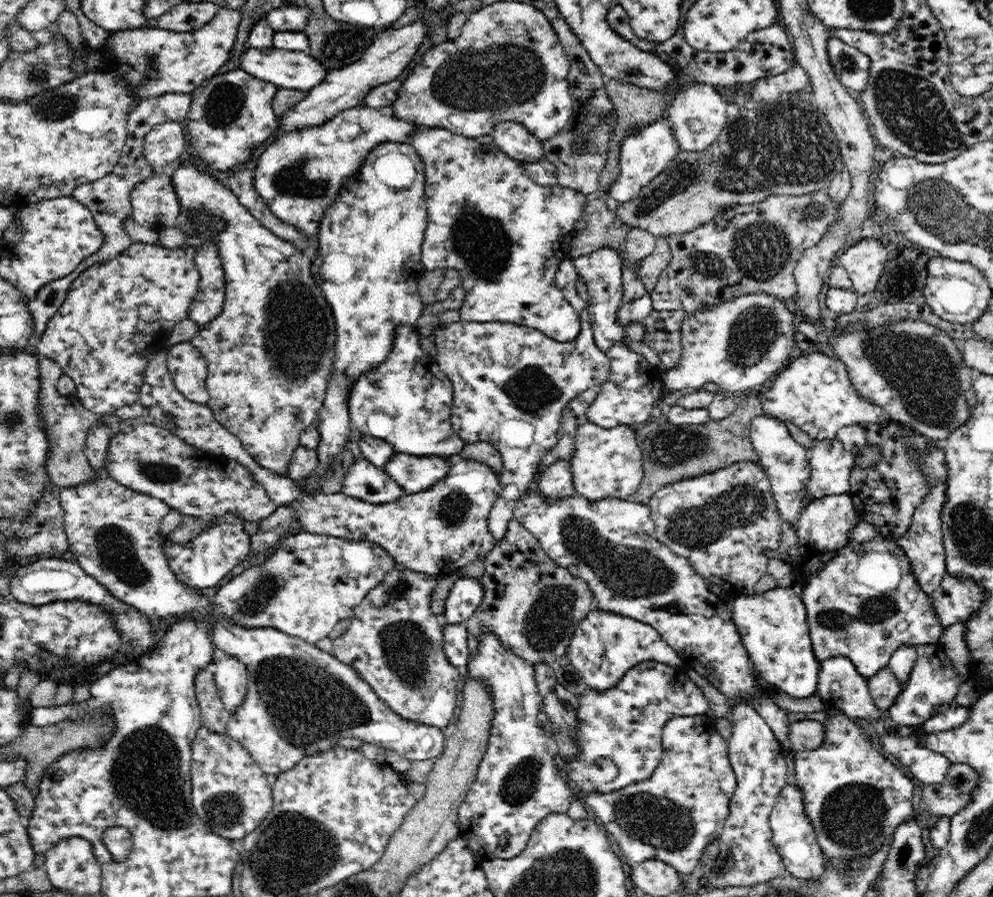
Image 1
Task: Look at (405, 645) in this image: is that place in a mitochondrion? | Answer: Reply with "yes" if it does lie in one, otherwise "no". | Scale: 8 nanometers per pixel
yes

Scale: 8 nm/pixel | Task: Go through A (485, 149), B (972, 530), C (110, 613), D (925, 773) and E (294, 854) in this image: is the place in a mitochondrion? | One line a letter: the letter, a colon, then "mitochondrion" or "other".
A: other
B: mitochondrion
C: other
D: other
E: mitochondrion

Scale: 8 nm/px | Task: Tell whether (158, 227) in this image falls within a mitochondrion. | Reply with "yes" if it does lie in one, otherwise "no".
no

